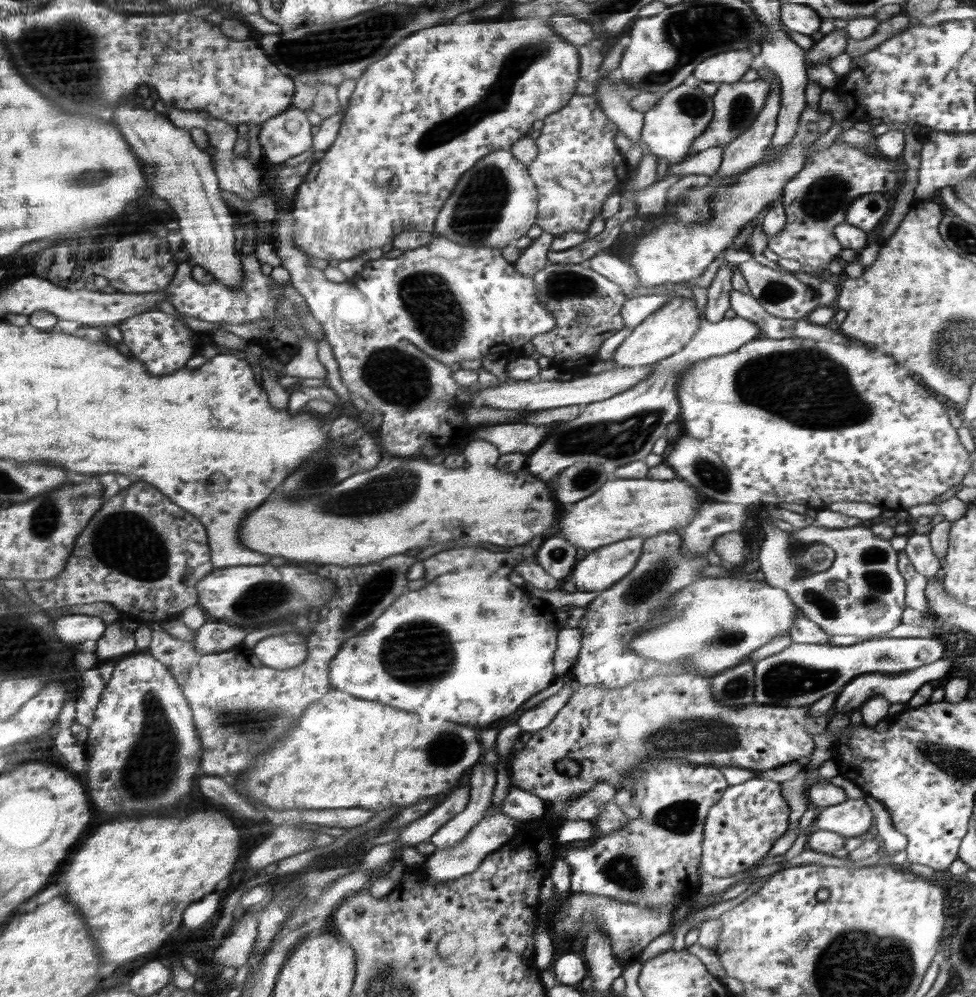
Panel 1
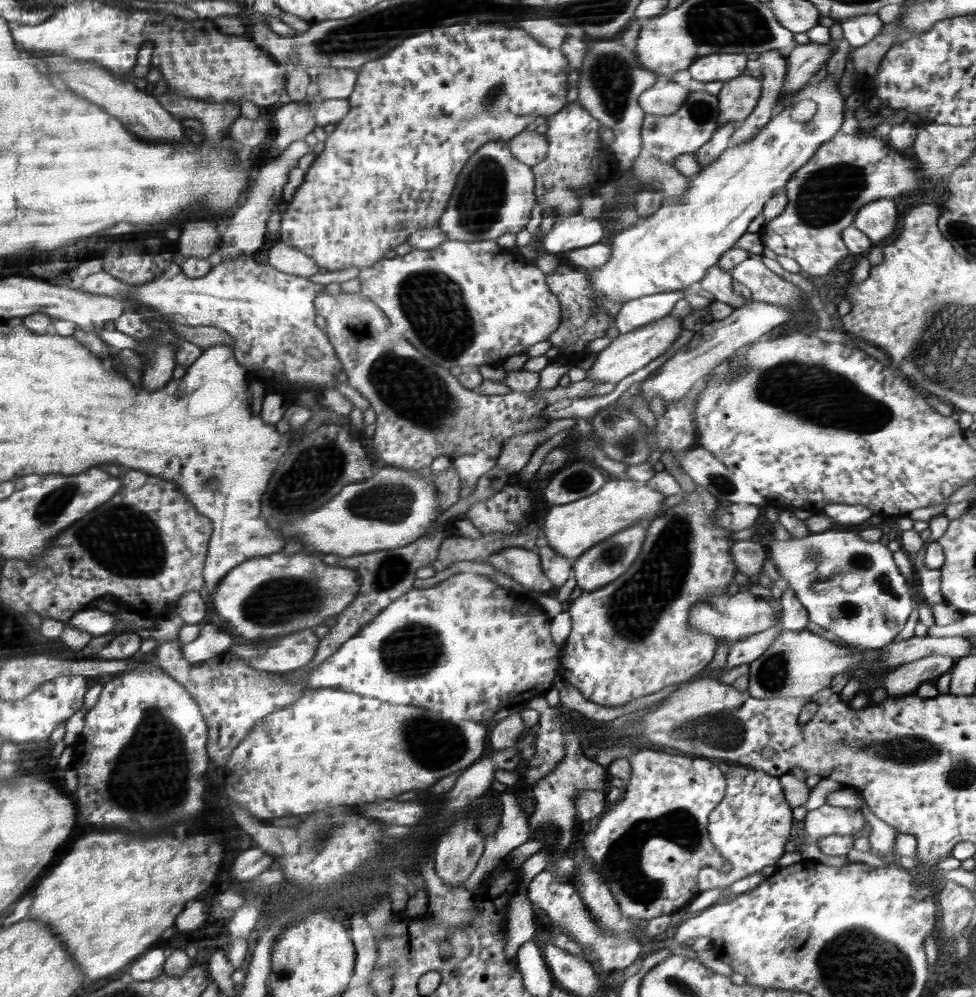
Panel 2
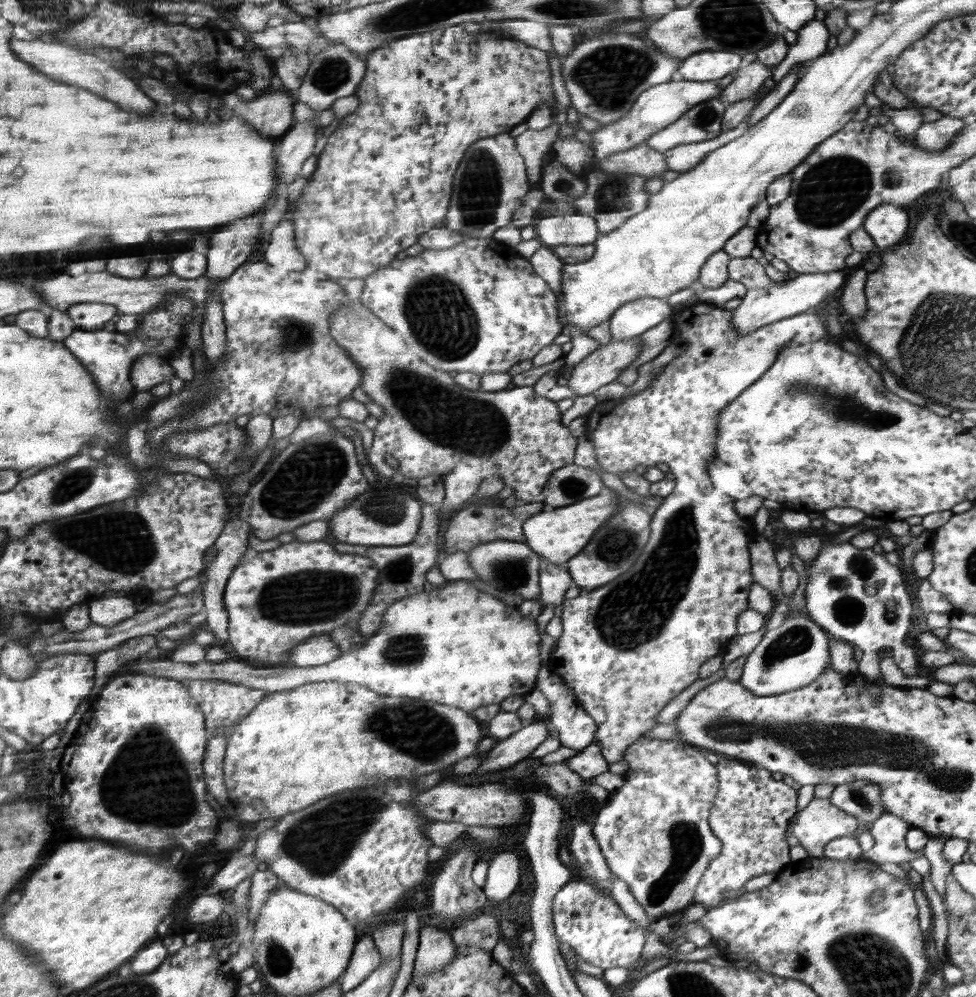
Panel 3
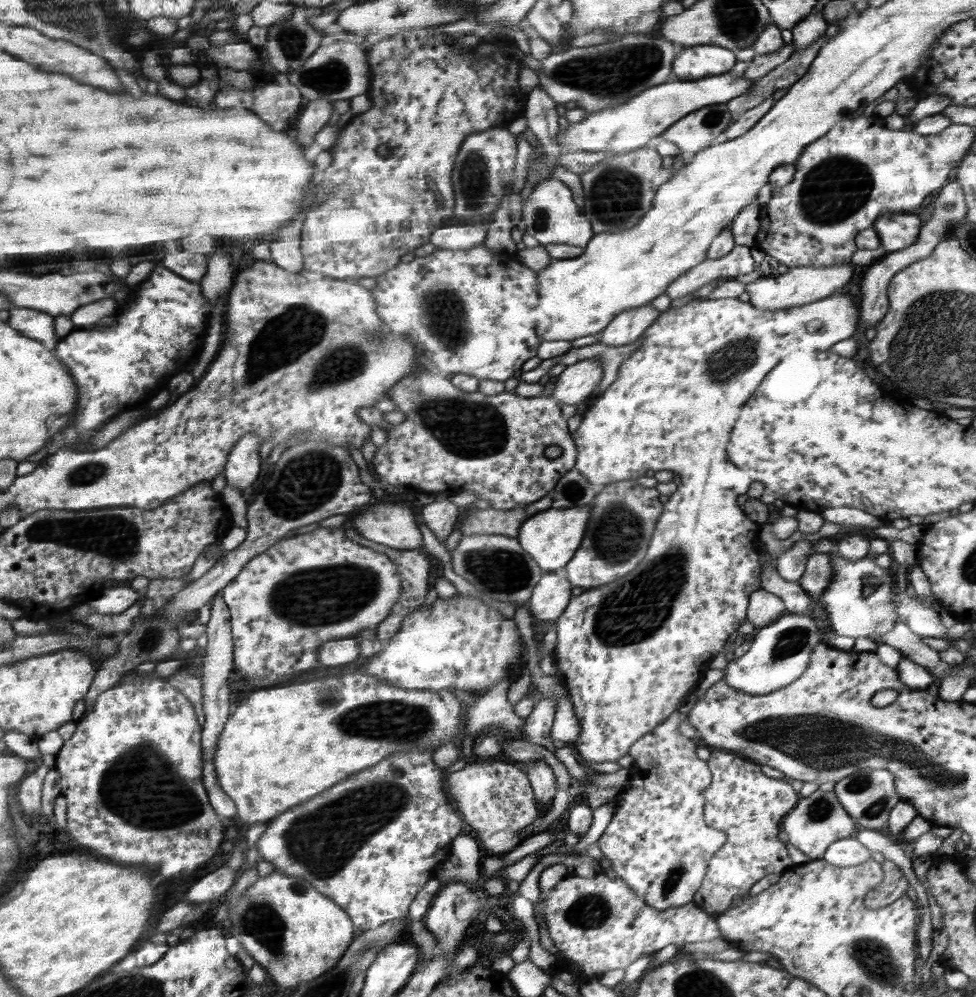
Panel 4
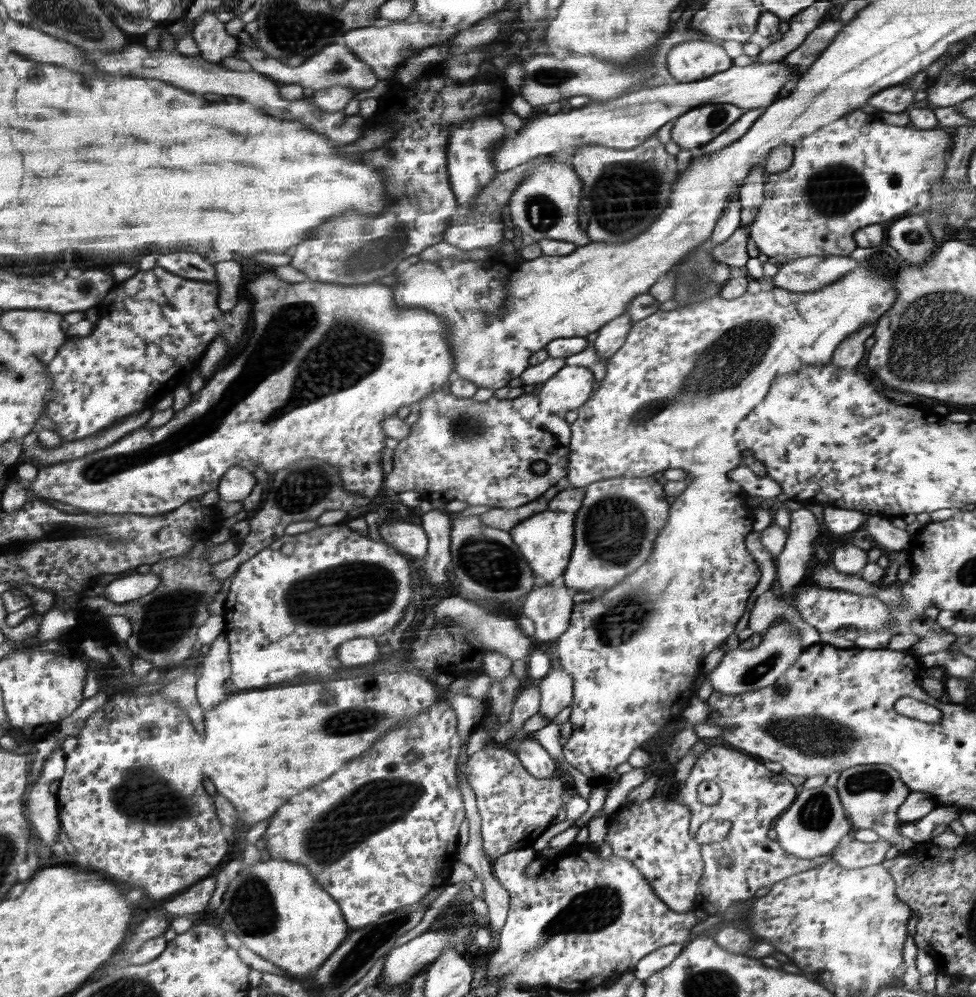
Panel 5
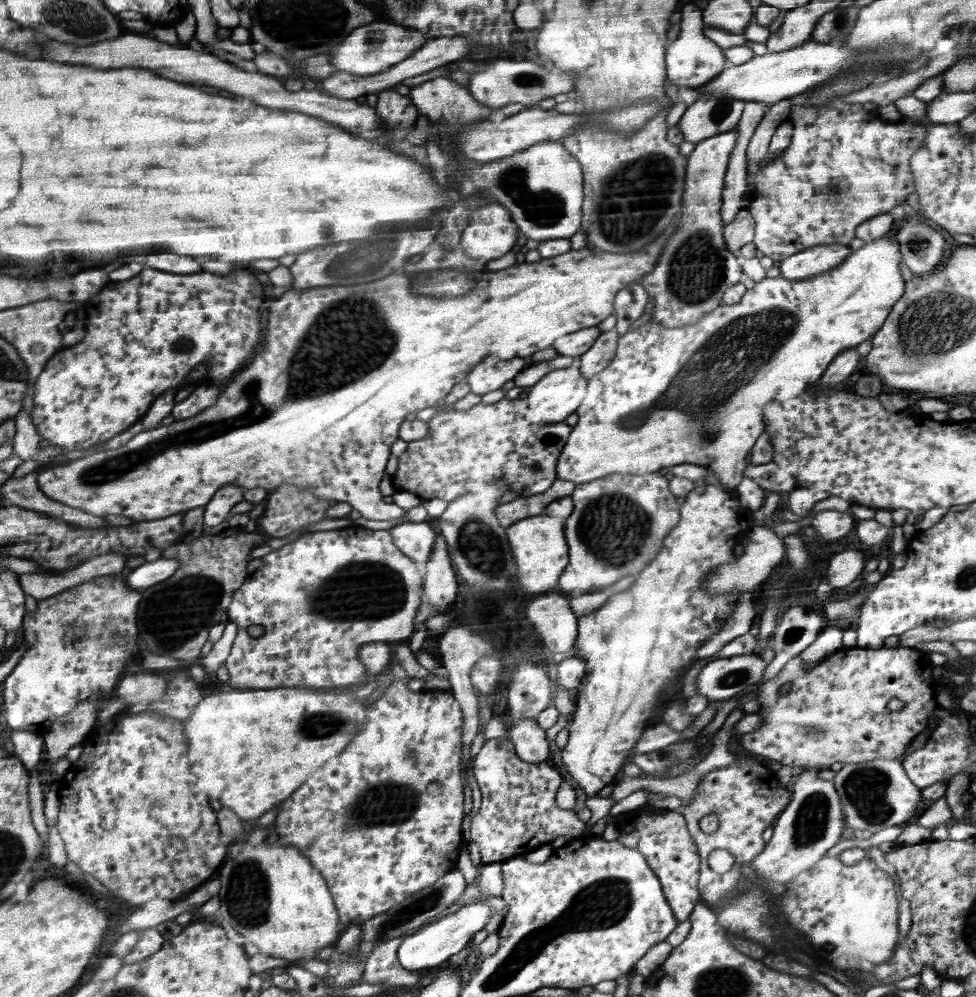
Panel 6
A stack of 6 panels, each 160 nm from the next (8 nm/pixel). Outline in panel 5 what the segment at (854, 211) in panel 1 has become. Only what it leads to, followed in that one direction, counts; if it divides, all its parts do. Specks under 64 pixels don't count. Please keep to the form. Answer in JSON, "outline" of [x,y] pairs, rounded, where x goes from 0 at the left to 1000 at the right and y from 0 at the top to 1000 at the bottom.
{"outline":[[[928,215],[910,224],[908,241],[930,263],[943,266],[953,259],[961,243],[953,236],[946,216]]]}

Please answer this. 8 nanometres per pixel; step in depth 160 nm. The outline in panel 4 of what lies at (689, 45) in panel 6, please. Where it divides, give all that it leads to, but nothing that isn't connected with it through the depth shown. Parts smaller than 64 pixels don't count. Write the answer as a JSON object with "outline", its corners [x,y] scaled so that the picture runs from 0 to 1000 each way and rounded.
{"outline":[[[727,44],[698,50],[689,62],[689,72],[696,80],[711,81],[746,72],[754,64],[747,48]]]}

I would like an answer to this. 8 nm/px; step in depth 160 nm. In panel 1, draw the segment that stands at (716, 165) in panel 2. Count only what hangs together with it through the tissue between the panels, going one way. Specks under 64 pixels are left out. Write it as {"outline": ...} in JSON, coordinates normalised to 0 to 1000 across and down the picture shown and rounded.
{"outline":[[[826,105],[820,115],[816,134],[805,148],[798,150],[792,158],[786,158],[790,155],[787,150],[780,162],[767,169],[762,175],[751,179],[753,183],[725,196],[728,219],[724,223],[702,225],[698,219],[681,220],[666,235],[657,234],[655,237],[654,233],[651,233],[653,241],[645,251],[643,265],[654,277],[655,286],[678,287],[682,283],[692,285],[711,283],[740,251],[744,252],[746,247],[750,247],[748,243],[760,231],[760,227],[770,223],[770,219],[775,219],[775,215],[787,203],[791,203],[802,194],[801,189],[804,189],[809,179],[821,173],[826,159],[831,154],[828,149],[832,143],[852,126],[852,116],[849,113],[840,113],[838,108],[839,105]]]}

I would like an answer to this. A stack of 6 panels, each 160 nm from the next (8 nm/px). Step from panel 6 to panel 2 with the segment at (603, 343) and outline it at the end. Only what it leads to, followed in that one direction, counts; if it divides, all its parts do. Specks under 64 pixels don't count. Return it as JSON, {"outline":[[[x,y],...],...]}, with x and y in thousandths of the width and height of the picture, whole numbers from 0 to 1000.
{"outline":[[[686,292],[657,297],[639,304],[636,312],[630,317],[631,323],[628,327],[631,327],[631,331],[634,331],[635,336],[638,336],[679,317],[686,316],[693,303],[702,296],[702,292]]]}

